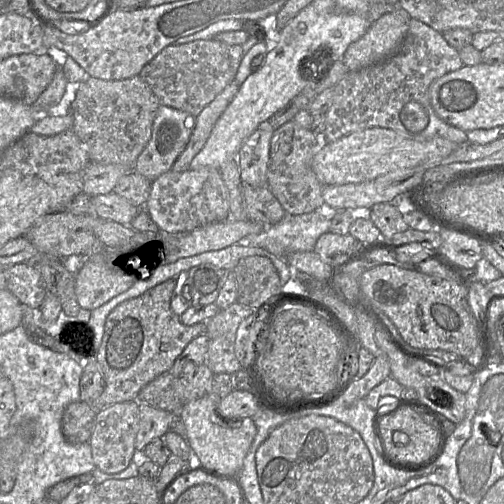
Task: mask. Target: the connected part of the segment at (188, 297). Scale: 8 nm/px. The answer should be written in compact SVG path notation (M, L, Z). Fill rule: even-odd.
M202 264L188 270L182 295L190 307L204 307L215 303L228 276L228 271L211 264Z

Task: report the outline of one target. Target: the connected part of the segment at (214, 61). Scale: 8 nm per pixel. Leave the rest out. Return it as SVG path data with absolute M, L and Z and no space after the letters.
M249 36L242 45L229 45L216 39L168 45L143 66L139 76L148 84L160 105L196 116L234 80L243 55L259 40Z

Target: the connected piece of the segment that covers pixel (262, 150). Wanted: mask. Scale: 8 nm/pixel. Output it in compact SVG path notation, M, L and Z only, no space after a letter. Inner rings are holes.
M264 121L240 147L237 160L242 184L267 186L266 173L274 131L269 121Z

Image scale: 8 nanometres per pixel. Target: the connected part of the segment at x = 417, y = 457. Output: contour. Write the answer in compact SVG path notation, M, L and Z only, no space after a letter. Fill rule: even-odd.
M409 407L383 417L379 430L387 455L398 464L426 462L439 443L439 434L427 417Z

